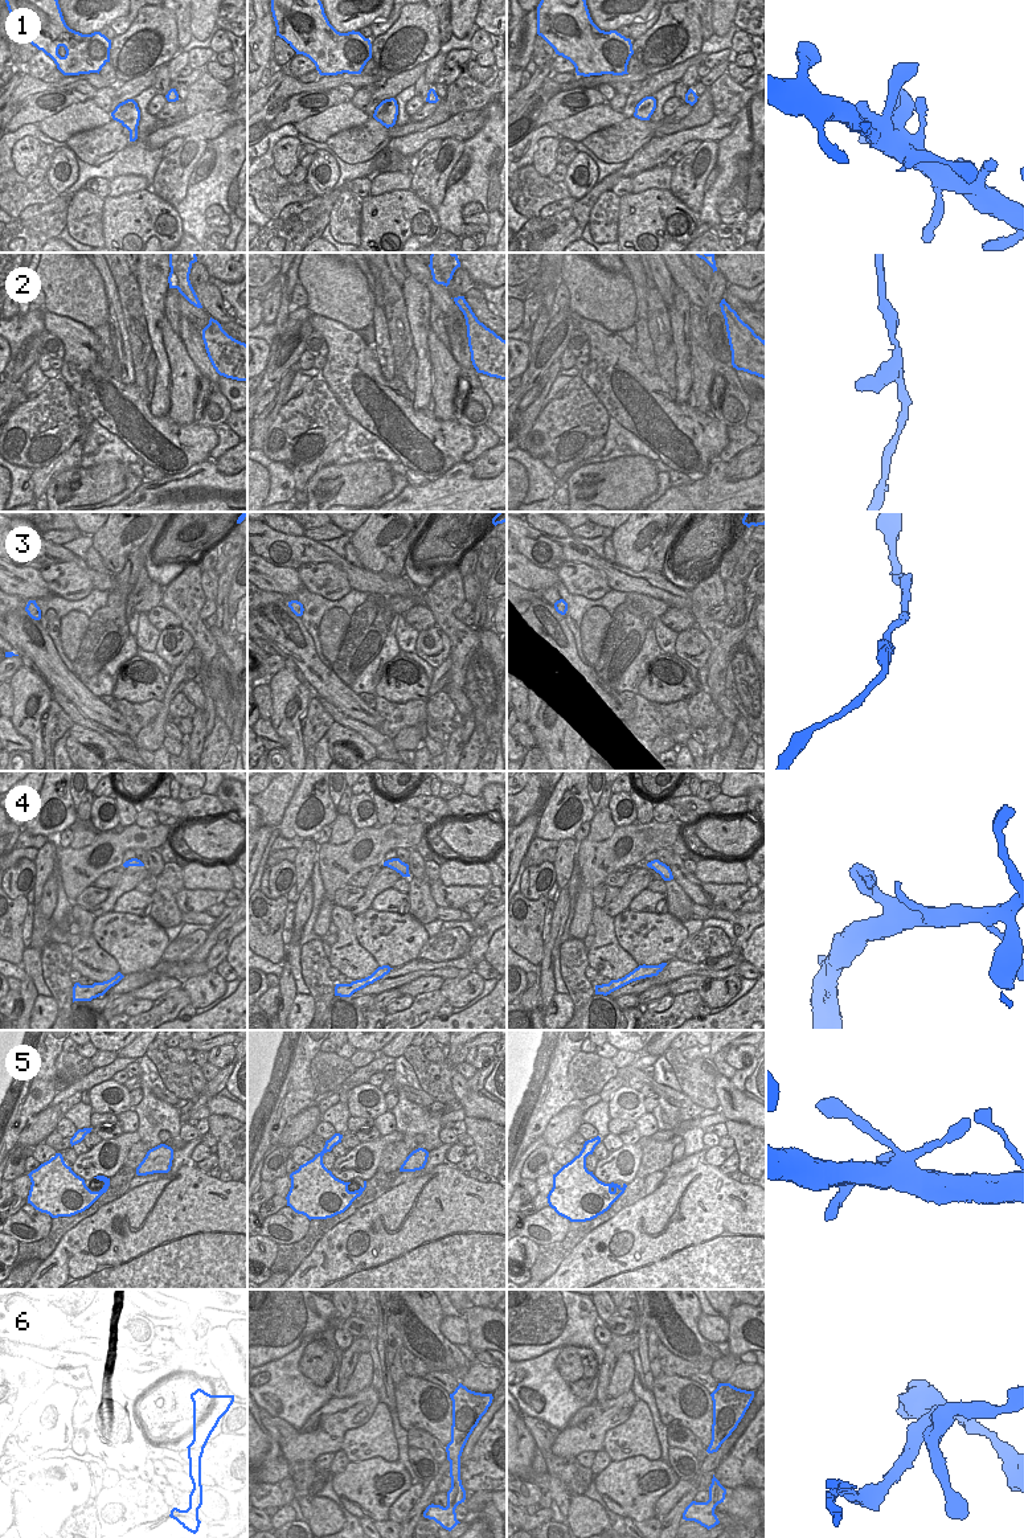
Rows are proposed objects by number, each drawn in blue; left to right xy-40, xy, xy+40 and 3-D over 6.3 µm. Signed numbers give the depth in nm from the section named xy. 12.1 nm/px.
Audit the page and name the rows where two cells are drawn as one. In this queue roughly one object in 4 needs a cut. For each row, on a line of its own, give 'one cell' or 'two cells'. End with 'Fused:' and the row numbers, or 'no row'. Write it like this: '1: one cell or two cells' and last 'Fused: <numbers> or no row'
1: one cell
2: one cell
3: one cell
4: one cell
5: one cell
6: one cell
Fused: no row

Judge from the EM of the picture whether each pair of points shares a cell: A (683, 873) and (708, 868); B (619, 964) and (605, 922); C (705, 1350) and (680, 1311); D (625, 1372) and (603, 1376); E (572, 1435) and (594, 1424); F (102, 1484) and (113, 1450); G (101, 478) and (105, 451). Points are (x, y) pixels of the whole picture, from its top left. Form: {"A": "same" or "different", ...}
{"A": "different", "B": "same", "C": "same", "D": "different", "E": "same", "F": "different", "G": "different"}

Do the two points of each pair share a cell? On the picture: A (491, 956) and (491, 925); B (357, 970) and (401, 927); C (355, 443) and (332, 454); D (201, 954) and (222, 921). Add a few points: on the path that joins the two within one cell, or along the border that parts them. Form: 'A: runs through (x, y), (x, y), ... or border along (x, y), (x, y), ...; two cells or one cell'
A: border along (492, 934), (482, 958); two cells
B: border along (353, 930), (357, 942), (379, 966); two cells
C: border along (343, 439), (343, 452), (332, 463); two cells
D: runs through (207, 946), (216, 929); one cell

